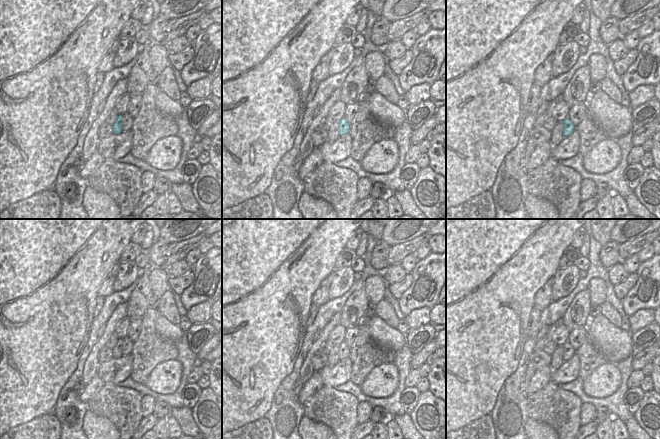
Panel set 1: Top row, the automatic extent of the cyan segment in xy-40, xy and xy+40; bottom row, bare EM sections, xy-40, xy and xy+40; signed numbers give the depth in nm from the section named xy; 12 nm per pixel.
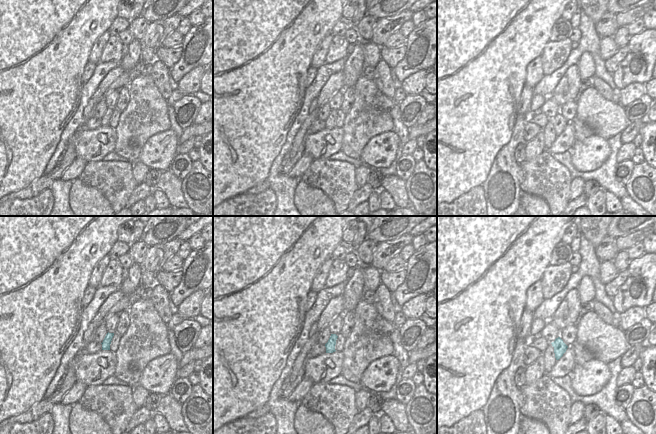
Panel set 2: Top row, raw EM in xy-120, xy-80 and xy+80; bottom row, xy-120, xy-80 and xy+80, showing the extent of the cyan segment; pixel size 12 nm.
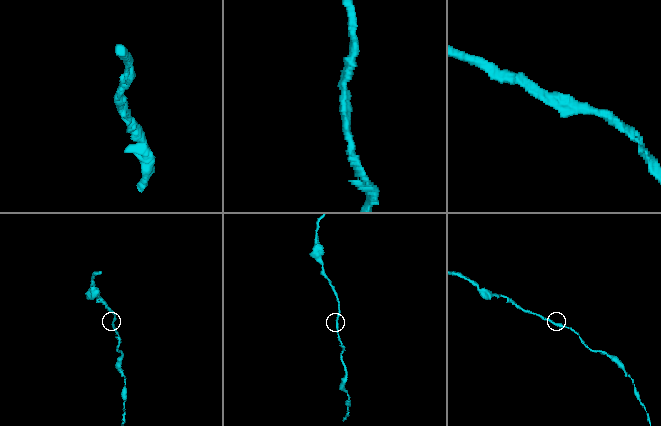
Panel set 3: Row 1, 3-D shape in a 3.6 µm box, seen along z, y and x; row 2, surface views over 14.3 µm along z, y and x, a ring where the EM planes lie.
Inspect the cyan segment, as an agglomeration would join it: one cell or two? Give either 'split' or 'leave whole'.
leave whole

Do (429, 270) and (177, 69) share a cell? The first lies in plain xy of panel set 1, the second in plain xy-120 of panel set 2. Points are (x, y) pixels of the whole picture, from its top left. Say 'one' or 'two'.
one

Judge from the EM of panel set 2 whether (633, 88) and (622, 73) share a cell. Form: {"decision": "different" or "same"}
{"decision": "different"}

